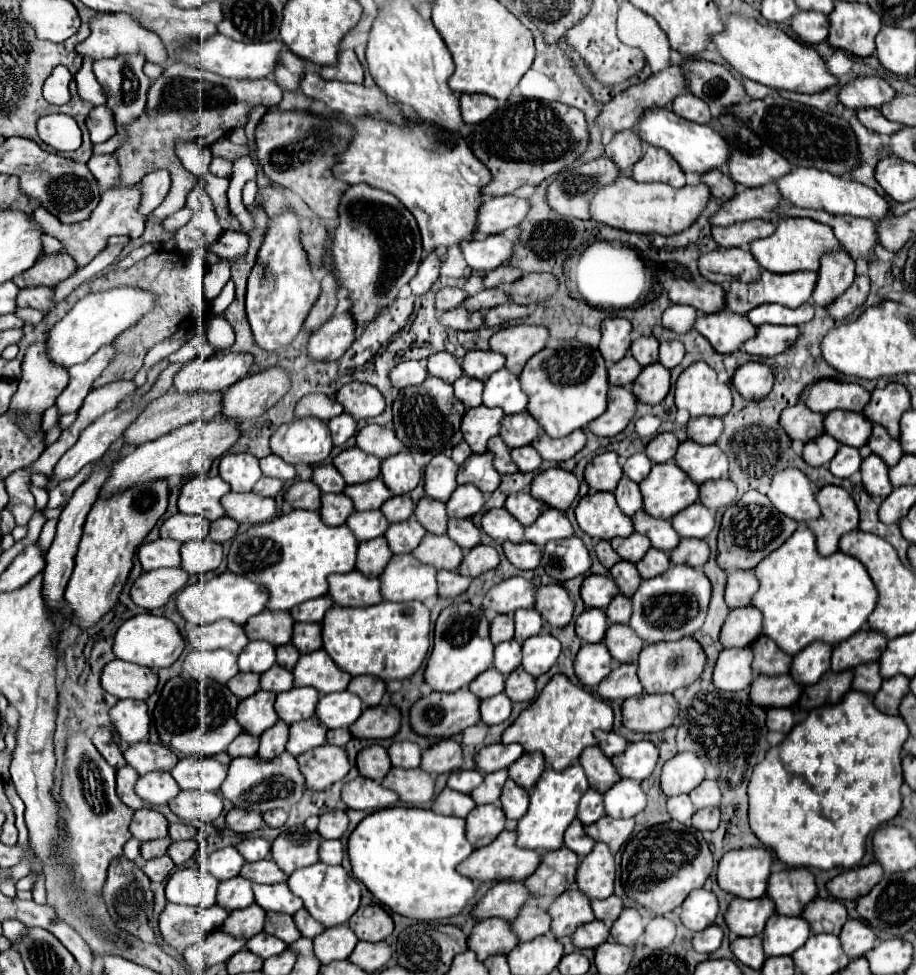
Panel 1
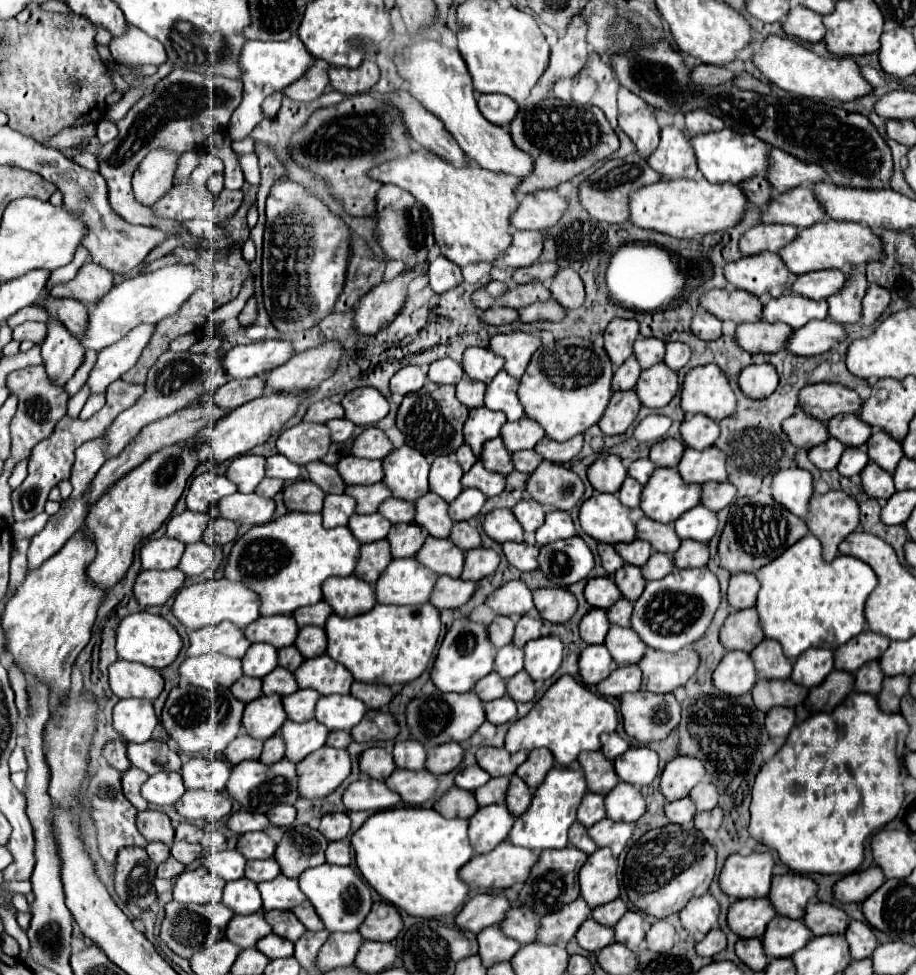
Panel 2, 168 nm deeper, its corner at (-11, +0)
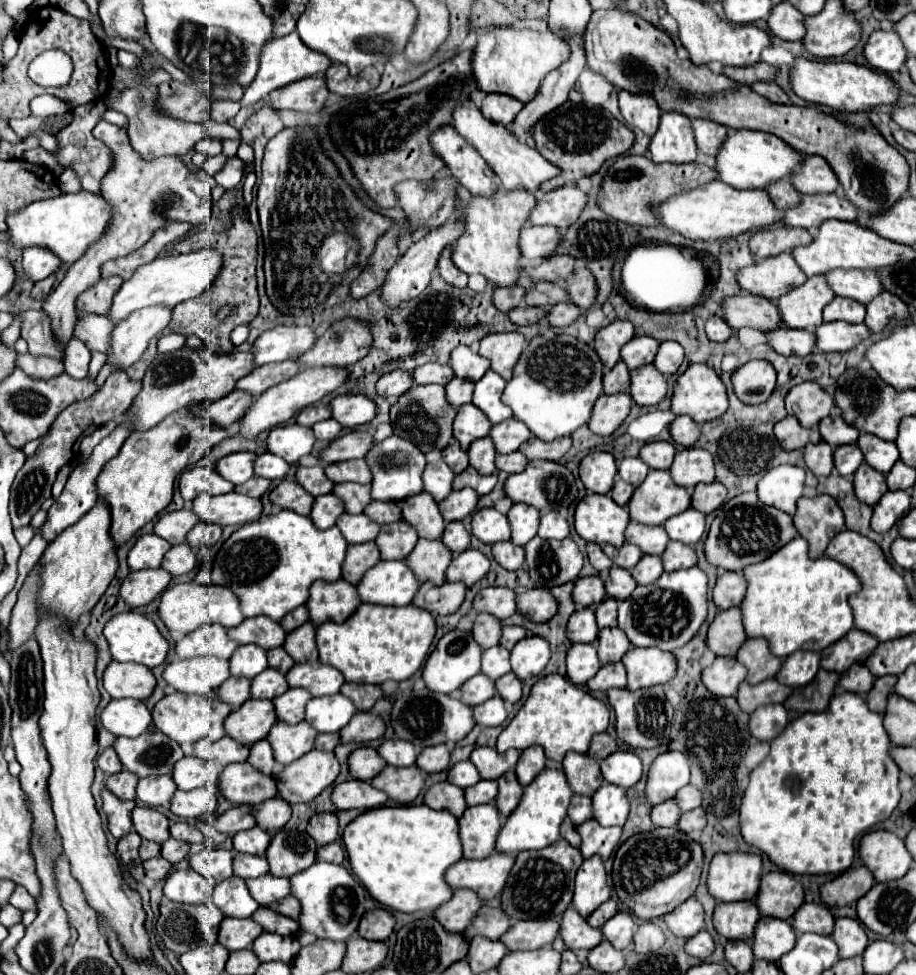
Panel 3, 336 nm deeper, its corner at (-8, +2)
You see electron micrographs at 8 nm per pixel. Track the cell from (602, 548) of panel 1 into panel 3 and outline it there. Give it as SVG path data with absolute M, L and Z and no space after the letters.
M588 544L588 546L586 546L586 554L588 554L590 564L592 564L598 572L604 570L604 568L610 568L610 566L612 566L612 560L600 550L598 544Z

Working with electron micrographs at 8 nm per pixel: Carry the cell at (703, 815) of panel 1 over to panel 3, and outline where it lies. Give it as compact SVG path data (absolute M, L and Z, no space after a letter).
M696 808L696 810L690 810L690 812L684 812L678 820L678 826L682 832L694 832L694 830L702 830L706 826L706 812L702 808Z

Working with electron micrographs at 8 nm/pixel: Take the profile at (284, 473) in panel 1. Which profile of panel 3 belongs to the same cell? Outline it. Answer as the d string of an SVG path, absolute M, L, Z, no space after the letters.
M264 452L256 458L254 462L254 474L268 478L268 480L276 480L276 478L284 478L288 472L288 462L282 460L280 456L272 454L272 452Z

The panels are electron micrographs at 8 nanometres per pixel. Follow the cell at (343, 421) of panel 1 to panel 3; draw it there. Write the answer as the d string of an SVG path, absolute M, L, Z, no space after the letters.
M322 420L322 422L316 422L316 426L312 426L312 430L314 430L314 436L318 438L318 440L334 440L334 438L338 438L338 434L340 434L340 430L342 430L342 426L336 422L336 420Z

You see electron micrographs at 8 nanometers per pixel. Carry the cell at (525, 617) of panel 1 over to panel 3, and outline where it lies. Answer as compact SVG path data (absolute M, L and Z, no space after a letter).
M504 626L500 636L500 646L506 650L512 650L518 640L526 638L526 630L522 626Z

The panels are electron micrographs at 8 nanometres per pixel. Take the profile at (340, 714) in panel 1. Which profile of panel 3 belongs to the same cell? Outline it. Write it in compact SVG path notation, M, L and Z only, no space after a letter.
M342 694L318 696L306 704L306 722L316 728L316 732L338 732L356 714L352 700Z

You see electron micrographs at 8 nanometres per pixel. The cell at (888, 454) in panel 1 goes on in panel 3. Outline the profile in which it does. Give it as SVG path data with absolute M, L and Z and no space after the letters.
M860 434L858 448L864 454L864 462L876 468L882 474L888 474L894 462L898 460L898 448L894 442L882 440L874 434Z

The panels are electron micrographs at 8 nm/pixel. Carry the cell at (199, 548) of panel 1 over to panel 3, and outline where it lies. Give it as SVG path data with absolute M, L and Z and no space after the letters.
M184 542L178 546L172 546L162 560L162 568L168 570L172 576L180 576L190 572L196 566L196 554L194 550Z

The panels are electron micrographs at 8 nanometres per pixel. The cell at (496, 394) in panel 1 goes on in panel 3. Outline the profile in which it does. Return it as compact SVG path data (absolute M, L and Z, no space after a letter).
M488 370L476 384L474 384L474 396L472 396L472 404L476 408L480 408L488 420L492 424L498 424L502 420L508 420L512 418L512 410L506 408L506 404L502 404L500 396L504 392L504 386L506 386L506 380Z

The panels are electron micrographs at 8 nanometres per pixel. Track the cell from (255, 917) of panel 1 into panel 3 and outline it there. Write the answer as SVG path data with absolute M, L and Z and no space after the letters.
M224 918L220 924L218 942L224 944L230 952L250 948L252 942L262 934L260 924L252 918Z

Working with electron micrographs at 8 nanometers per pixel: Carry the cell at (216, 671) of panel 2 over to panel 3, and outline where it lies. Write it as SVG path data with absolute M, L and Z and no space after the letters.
M200 656L190 660L174 660L164 668L162 678L182 694L210 694L226 678L230 678L228 660Z

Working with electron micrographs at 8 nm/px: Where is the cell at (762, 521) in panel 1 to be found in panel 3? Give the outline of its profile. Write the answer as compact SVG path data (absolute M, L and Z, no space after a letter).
M746 492L728 500L722 508L718 508L716 518L710 526L708 538L704 542L706 560L716 568L740 572L748 564L766 560L796 536L798 536L798 530L794 528L790 514L780 512L772 506L764 506L758 500L756 492Z

